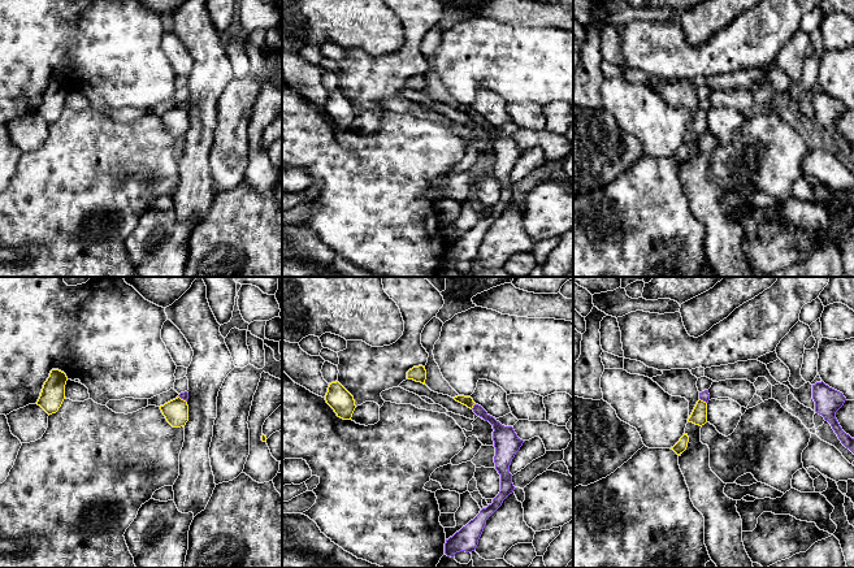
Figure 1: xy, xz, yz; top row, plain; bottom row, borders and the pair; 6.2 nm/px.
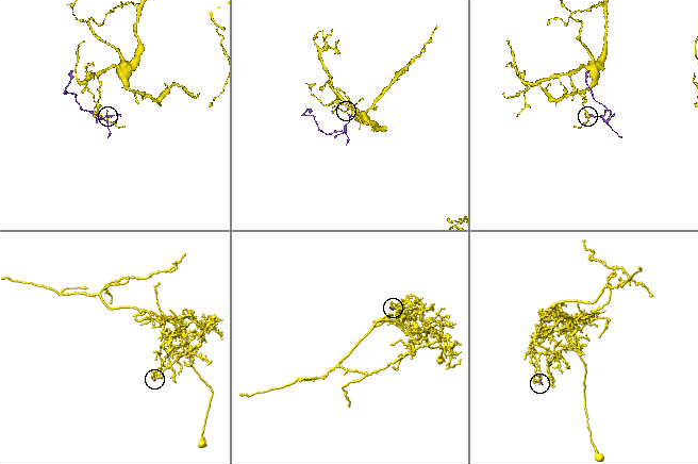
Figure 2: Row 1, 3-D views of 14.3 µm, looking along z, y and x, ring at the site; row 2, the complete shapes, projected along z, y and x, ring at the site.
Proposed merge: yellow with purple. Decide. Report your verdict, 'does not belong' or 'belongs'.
does not belong

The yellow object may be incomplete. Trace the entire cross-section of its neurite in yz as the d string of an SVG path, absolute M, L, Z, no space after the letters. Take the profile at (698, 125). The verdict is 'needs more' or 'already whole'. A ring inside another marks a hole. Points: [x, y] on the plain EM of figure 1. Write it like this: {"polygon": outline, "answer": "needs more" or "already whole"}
{"polygon": "M699 108L688 130L699 135L705 134L707 131L707 112Z", "answer": "already whole"}

